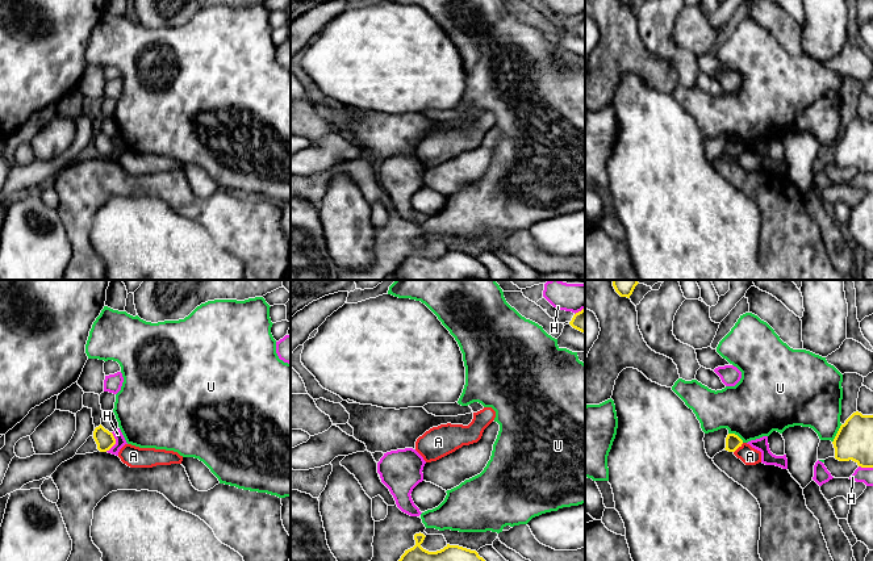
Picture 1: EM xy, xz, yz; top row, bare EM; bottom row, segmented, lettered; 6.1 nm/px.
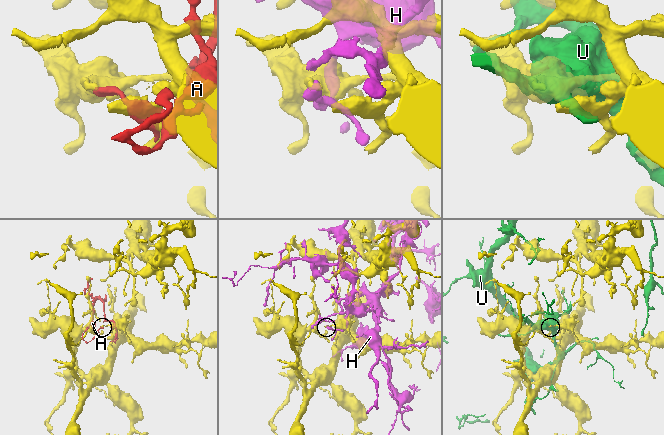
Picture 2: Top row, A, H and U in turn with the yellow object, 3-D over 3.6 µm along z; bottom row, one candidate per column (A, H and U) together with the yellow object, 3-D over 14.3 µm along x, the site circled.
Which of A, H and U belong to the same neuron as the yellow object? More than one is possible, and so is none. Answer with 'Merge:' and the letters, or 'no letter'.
Merge: no letter

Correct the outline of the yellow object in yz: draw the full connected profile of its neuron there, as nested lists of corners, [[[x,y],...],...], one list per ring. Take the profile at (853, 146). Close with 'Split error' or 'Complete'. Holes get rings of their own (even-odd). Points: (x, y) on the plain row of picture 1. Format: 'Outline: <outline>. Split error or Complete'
Outline: [[[853,118],[840,131],[832,150],[836,166],[852,166],[861,173],[873,173],[873,121]]]. Complete

